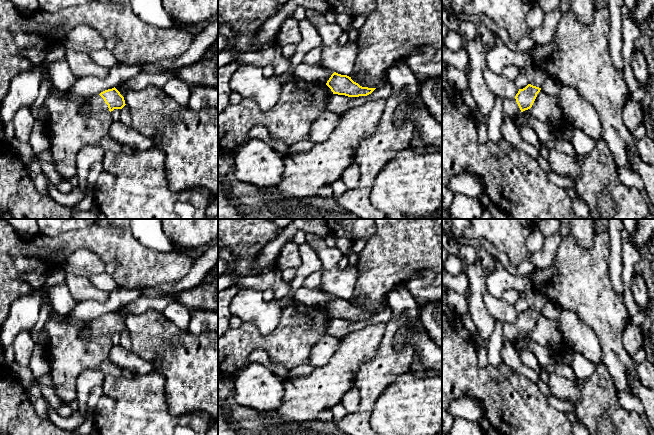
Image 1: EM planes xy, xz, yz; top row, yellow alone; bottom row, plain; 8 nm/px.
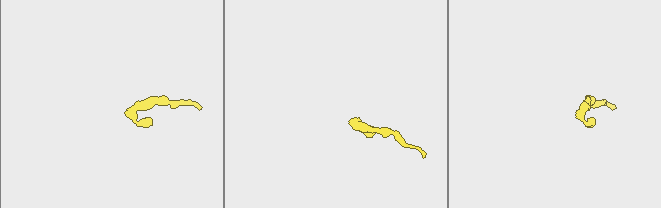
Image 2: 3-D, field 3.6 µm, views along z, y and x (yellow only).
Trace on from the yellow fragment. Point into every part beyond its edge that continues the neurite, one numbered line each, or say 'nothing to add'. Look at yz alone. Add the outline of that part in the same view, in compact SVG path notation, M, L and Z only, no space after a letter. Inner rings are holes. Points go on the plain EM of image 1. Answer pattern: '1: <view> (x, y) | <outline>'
1: yz (511, 333) | M515 321L503 323L503 340L516 344L517 339L521 336Z

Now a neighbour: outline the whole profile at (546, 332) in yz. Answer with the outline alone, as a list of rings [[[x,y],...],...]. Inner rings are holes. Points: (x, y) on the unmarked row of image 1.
[[[542,314],[537,318],[532,331],[517,339],[517,352],[522,350],[529,351],[527,348],[529,343],[537,343],[557,355],[570,349],[562,332],[559,320],[546,318]]]

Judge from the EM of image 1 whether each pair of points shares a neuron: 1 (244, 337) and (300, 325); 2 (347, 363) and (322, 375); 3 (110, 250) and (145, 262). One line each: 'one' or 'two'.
1: one
2: one
3: one

